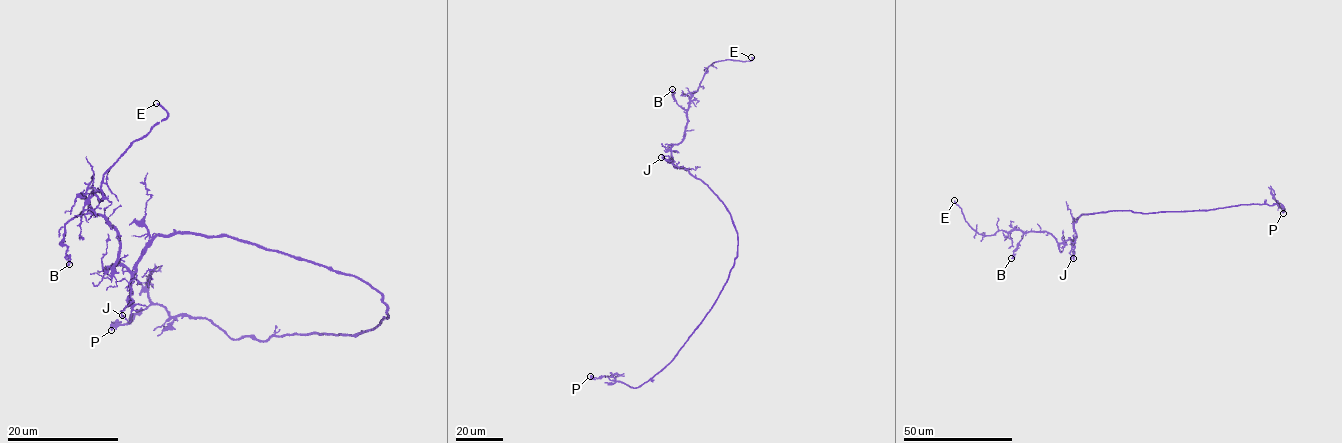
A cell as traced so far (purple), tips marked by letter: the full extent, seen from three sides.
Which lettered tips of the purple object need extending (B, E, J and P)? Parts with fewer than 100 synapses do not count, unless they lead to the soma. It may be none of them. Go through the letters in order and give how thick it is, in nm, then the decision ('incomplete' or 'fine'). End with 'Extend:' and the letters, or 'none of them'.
B: 110 nm thick; fine
E: 190 nm thick; incomplete
J: 140 nm thick; fine
P: 480 nm thick; fine
Extend: E

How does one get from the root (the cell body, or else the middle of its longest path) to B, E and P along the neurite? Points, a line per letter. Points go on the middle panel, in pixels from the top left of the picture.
B: (735, 226), (725, 205), (711, 189), (673, 164), (671, 148), (683, 138), (687, 115), (675, 100), (672, 89)
E: (735, 226), (711, 189), (675, 166), (671, 148), (683, 138), (690, 99), (708, 66), (751, 57)
P: (735, 226), (737, 252), (734, 266), (715, 302), (671, 361), (638, 387), (630, 387), (613, 377), (590, 376)

